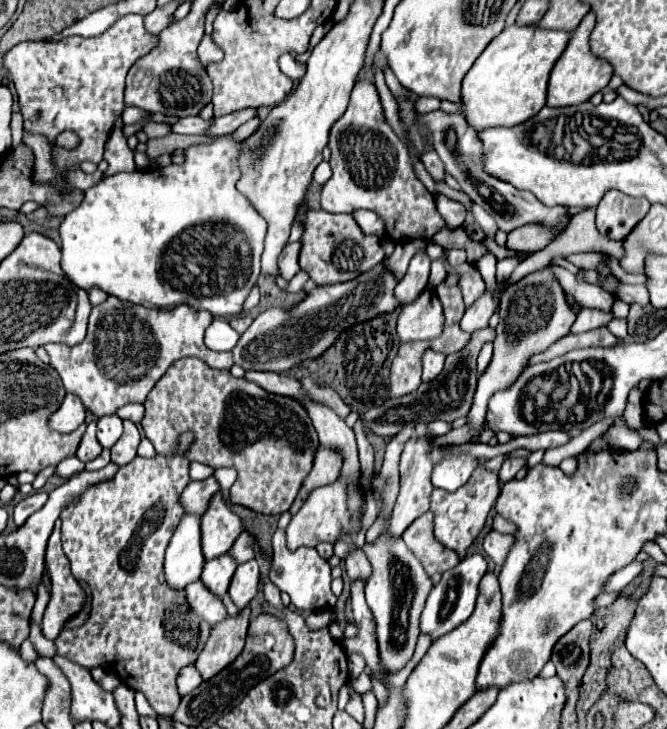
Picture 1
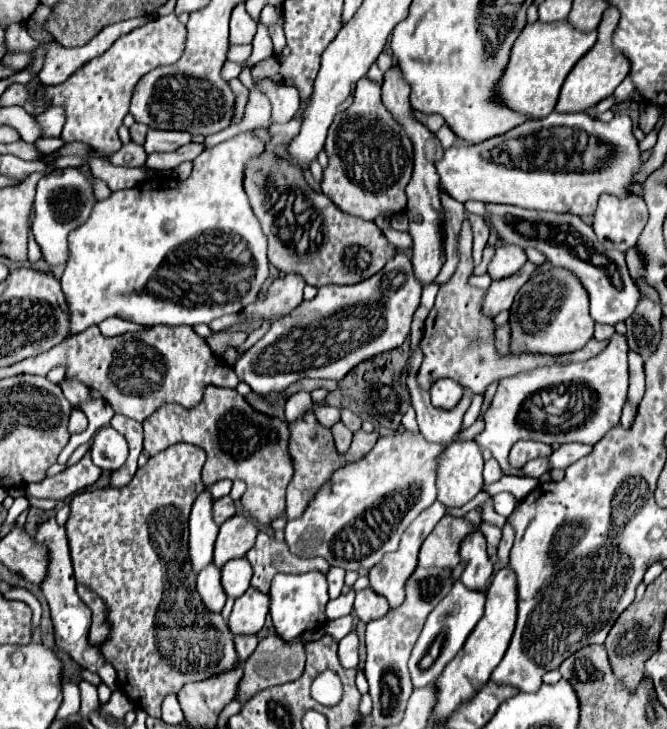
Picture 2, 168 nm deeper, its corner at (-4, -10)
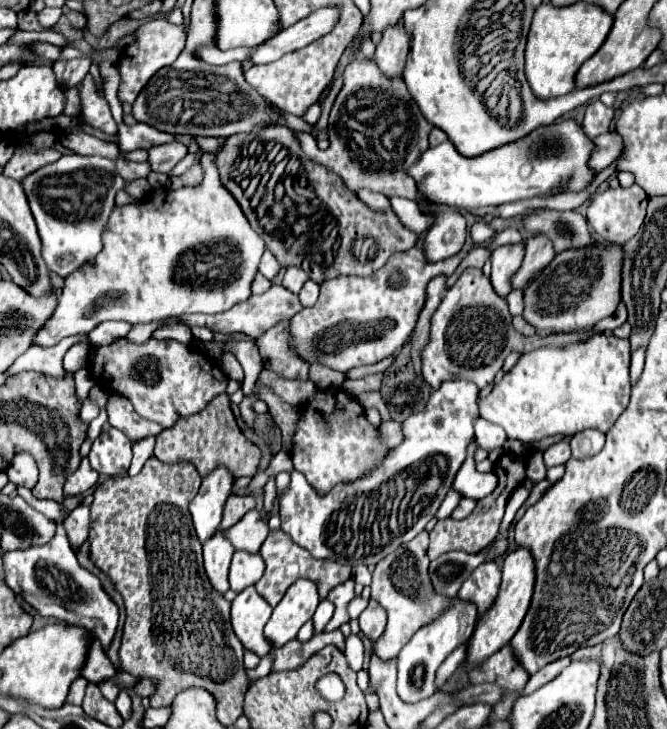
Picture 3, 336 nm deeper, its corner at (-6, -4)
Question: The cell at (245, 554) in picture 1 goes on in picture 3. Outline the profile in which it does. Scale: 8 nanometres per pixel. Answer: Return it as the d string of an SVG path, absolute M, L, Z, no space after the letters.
M271 530L269 538L263 542L259 554L261 554L263 560L265 560L267 570L265 570L265 574L261 576L261 580L255 584L255 588L257 588L257 592L259 592L271 606L277 606L277 604L281 602L285 590L287 590L297 578L307 578L307 580L315 582L315 584L317 584L317 592L319 592L319 600L325 600L327 594L329 594L335 586L339 586L339 584L343 584L343 582L347 582L347 580L351 578L351 566L343 566L343 564L337 564L337 562L333 562L333 560L317 560L317 558L313 558L305 548L297 546L297 544L289 538L289 534L285 534L283 530Z

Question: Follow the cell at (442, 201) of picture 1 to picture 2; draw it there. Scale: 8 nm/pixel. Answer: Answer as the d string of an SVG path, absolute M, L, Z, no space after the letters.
M463 220L463 224L461 224L457 242L459 242L457 270L447 284L441 284L435 306L425 320L425 330L423 330L423 338L421 338L423 362L415 376L417 384L423 390L429 390L431 384L439 378L451 378L451 380L459 382L461 386L471 388L473 392L485 392L485 388L491 382L499 382L503 378L517 376L521 372L531 372L535 368L543 368L543 366L585 362L607 348L607 340L603 340L603 342L589 340L581 350L569 352L569 354L559 354L559 356L549 356L549 354L523 354L519 358L499 356L493 346L493 330L495 330L493 318L487 318L481 314L481 300L485 296L485 290L473 288L467 284L467 278L473 272L473 262L471 262L473 236L471 236L471 226L467 220Z

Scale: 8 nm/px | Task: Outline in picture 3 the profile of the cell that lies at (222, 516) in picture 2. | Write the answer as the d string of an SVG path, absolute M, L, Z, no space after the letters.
M231 496L229 502L225 504L225 514L221 522L221 530L231 528L235 522L239 522L249 510L255 508L255 498L253 496Z

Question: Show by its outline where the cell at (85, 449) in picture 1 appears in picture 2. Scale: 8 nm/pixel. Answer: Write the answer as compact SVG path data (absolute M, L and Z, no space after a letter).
M87 450L87 454L75 466L67 468L65 472L53 478L45 478L43 482L25 486L25 496L65 500L73 496L75 492L81 492L83 488L97 482L99 476L101 476L101 468L91 462L91 452Z

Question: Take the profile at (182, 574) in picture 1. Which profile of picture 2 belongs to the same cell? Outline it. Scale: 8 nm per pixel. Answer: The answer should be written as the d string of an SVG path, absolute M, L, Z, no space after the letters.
M203 492L191 510L189 518L189 562L193 574L199 574L213 562L213 544L219 526L211 518L211 494Z

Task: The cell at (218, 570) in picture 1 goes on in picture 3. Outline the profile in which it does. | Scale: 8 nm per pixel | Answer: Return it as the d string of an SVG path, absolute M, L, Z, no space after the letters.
M237 550L229 570L231 590L243 592L247 586L253 586L265 572L265 562L261 554L251 554L245 550Z

